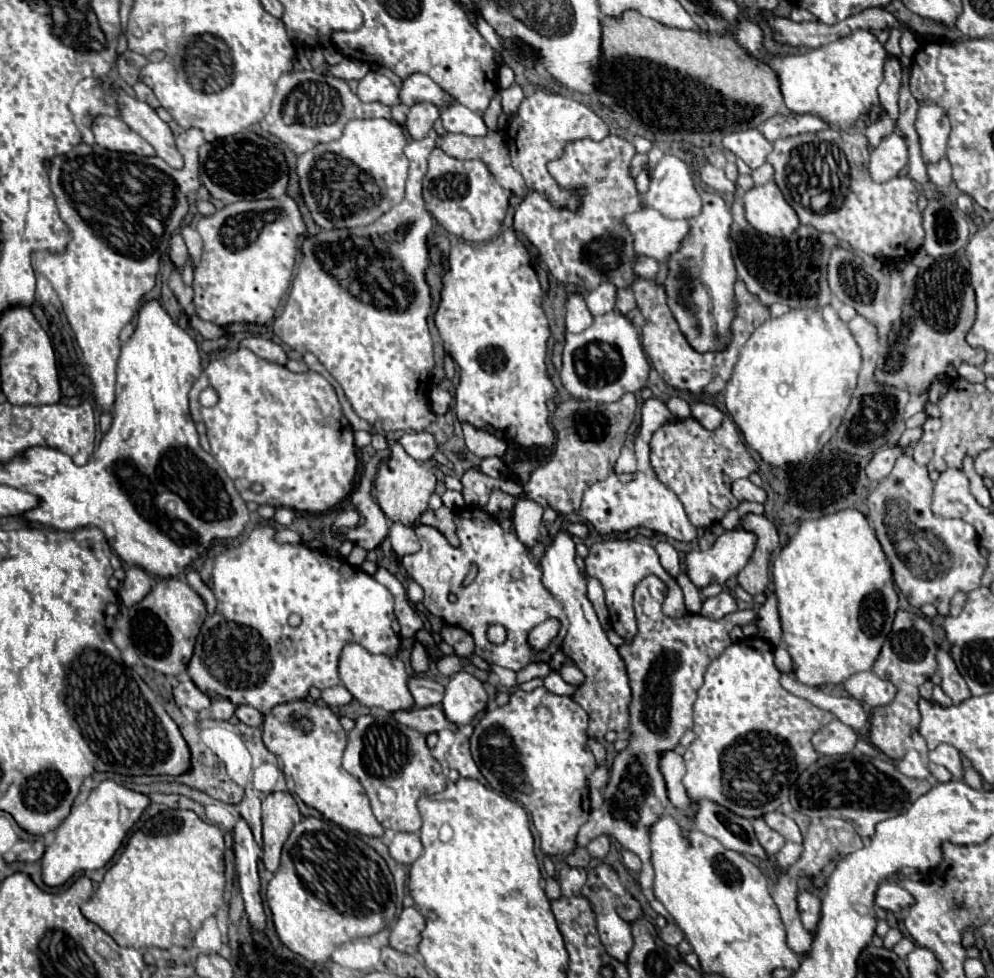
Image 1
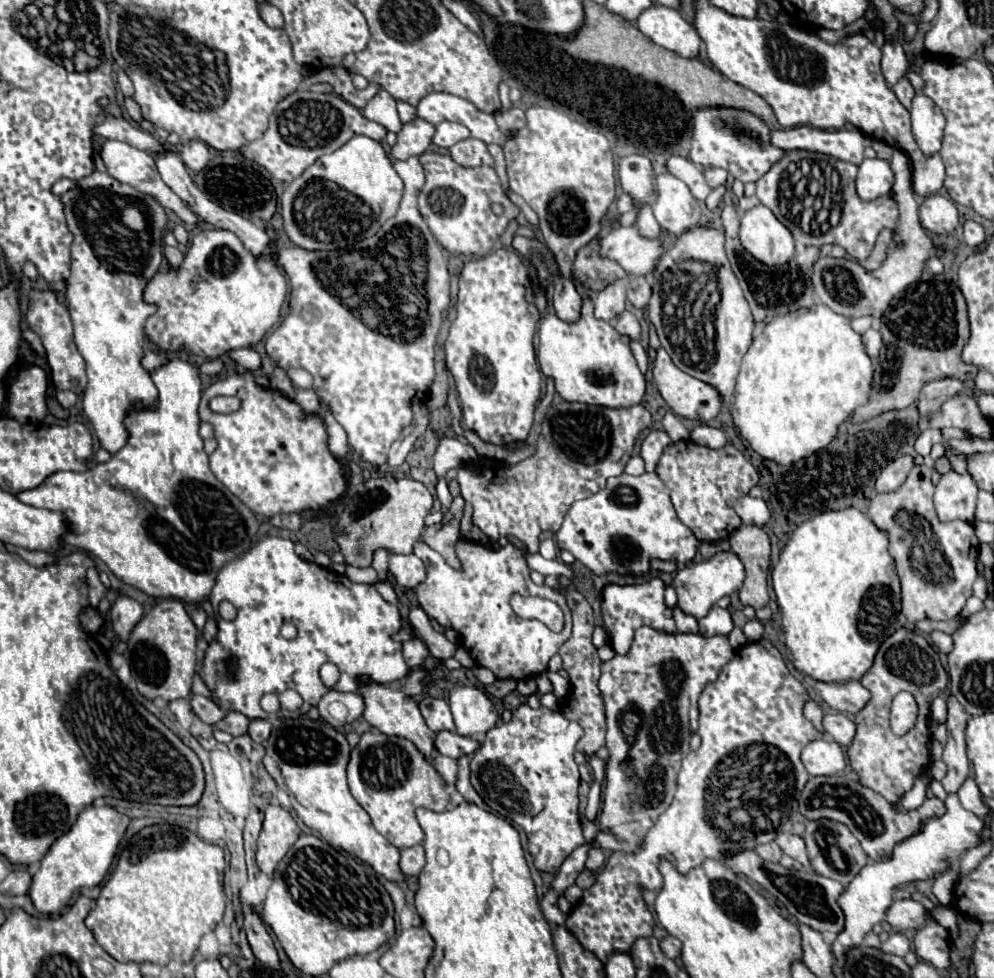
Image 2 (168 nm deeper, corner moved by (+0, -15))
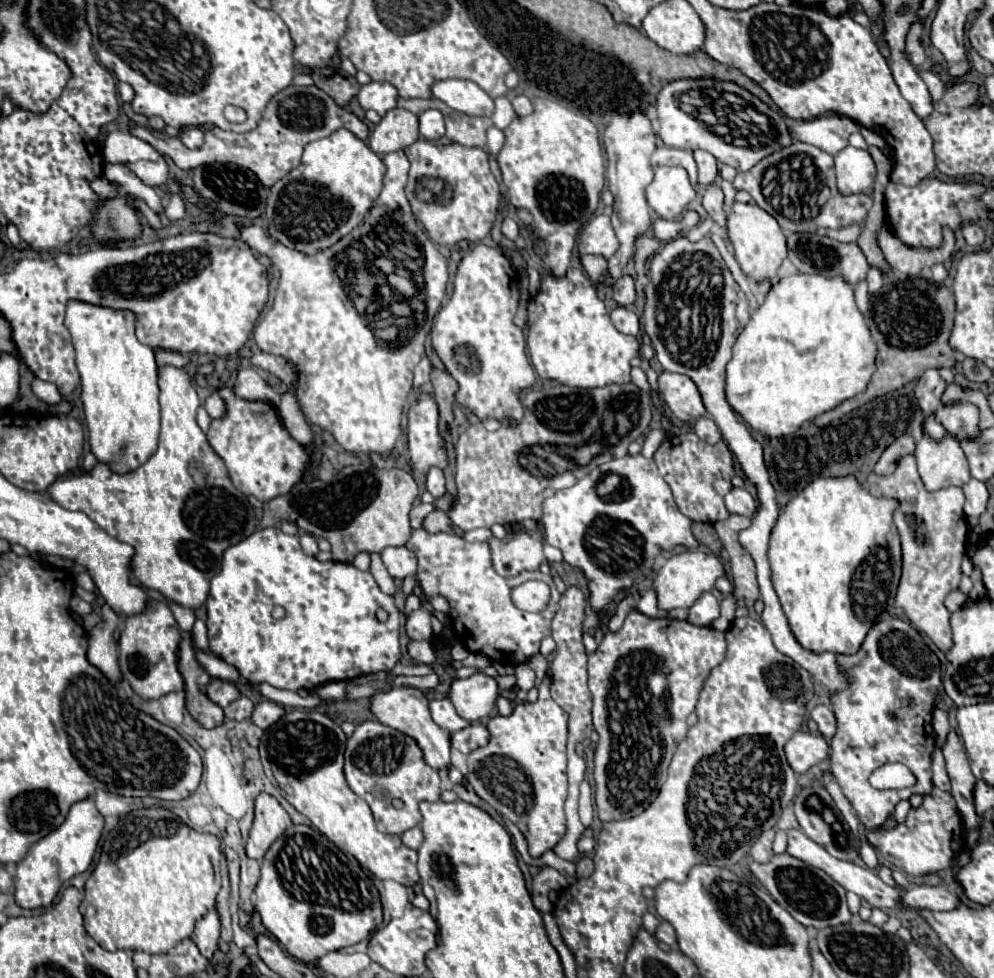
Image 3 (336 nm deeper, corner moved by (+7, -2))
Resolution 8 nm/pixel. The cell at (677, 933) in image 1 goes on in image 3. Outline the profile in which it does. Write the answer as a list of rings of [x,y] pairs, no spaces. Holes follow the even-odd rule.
[[[660,921],[660,925],[654,931],[654,937],[658,941],[662,941],[662,943],[666,943],[666,945],[676,949],[676,931],[674,931],[674,927],[668,921]]]

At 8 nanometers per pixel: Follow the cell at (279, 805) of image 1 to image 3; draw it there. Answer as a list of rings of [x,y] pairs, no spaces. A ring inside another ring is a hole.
[[[260,793],[255,801],[254,823],[246,843],[246,855],[260,861],[290,823],[292,821],[286,809],[272,795]]]

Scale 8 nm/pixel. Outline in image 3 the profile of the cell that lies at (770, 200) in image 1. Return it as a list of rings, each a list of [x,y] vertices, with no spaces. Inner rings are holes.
[[[734,203],[728,213],[728,235],[730,243],[736,251],[736,261],[740,263],[746,277],[754,283],[768,283],[776,277],[778,267],[788,255],[786,237],[778,225],[778,221],[760,209],[756,203]]]

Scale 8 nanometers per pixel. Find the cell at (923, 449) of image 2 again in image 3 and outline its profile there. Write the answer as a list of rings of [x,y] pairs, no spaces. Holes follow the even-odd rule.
[[[972,403],[944,405],[936,411],[936,421],[942,423],[950,435],[974,439],[978,431],[978,409]]]

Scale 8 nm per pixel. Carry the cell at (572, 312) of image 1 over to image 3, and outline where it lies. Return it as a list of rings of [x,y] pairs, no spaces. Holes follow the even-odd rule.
[[[532,99],[534,113],[528,117],[516,117],[506,129],[504,137],[506,143],[496,155],[496,161],[502,169],[504,183],[508,187],[508,197],[514,207],[524,207],[534,217],[534,231],[540,239],[542,261],[550,267],[554,277],[564,277],[570,261],[572,249],[576,245],[576,237],[580,227],[584,225],[586,215],[594,215],[600,193],[604,189],[604,155],[600,149],[598,129],[590,119],[578,117],[576,113],[568,111],[566,107],[550,101],[550,99]]]

